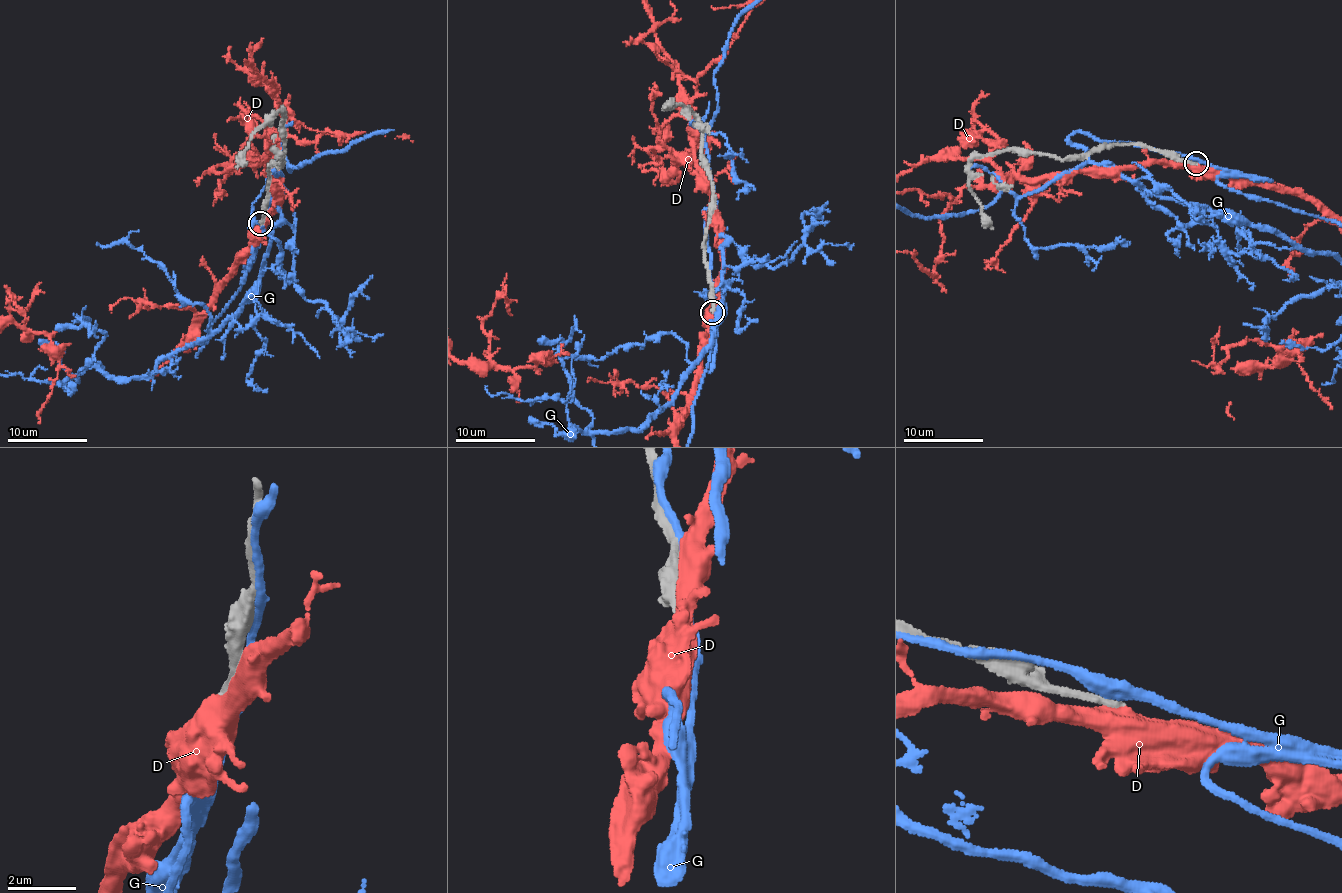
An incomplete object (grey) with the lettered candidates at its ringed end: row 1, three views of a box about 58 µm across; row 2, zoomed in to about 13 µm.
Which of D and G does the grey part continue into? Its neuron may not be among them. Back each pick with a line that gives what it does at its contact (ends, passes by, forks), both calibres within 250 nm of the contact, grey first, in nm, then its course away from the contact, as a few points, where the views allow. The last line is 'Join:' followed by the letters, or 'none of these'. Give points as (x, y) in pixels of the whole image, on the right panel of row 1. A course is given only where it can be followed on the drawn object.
Join: none of these

